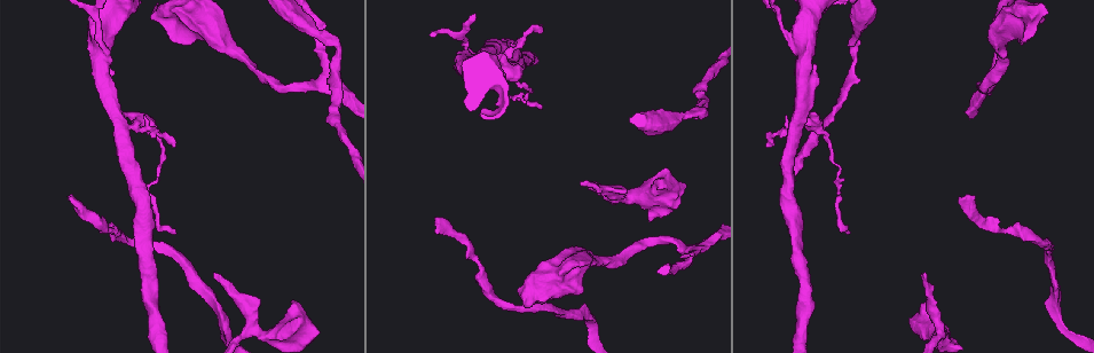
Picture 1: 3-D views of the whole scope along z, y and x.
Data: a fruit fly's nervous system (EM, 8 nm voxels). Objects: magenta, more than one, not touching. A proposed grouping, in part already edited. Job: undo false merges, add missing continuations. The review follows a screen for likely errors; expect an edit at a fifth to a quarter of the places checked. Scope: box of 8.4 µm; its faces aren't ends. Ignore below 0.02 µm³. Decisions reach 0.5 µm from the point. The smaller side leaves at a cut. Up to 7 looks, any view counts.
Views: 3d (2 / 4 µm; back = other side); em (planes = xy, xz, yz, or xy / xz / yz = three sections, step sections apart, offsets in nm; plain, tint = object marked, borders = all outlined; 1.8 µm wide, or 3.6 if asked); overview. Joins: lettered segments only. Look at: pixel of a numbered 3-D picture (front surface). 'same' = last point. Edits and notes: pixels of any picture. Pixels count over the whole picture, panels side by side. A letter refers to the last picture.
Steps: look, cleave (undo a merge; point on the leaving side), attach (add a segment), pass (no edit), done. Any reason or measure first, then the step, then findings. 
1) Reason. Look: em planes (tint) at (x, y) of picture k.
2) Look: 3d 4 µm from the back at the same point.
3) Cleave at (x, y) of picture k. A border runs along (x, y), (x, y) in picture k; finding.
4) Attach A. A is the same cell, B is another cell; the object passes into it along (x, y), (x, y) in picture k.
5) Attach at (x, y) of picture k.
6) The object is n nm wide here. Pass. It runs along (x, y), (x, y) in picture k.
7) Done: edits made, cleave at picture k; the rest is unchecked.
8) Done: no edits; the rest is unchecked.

An open end. Look: em 3.6 µm yz step 16 (borders) at (1023, 44) of picture 1.

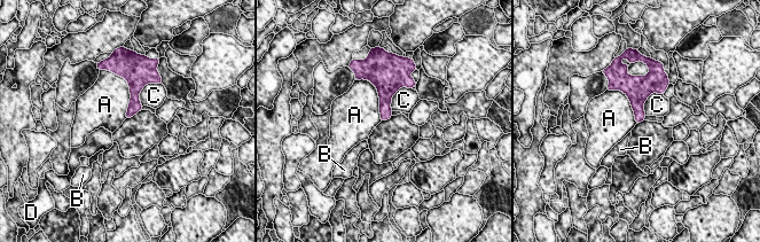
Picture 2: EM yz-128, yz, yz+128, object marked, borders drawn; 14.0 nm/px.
Cut it another way. Look: em 3.6 µm xy step 4 (borders) at the same point.

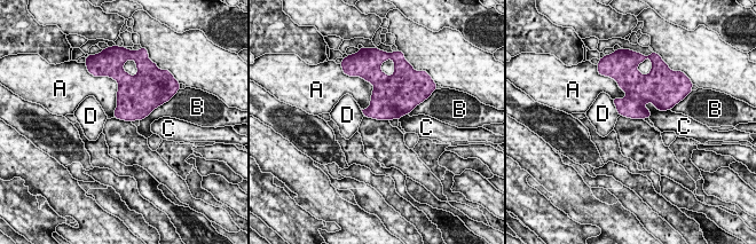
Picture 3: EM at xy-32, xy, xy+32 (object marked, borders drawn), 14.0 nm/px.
The longest contact is with A, 500 nm. Pass. A, B, C and D are other cells; a border runs along (117, 81), (115, 117) in picture 3; no lettered segment goes on from it.

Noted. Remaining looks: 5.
A fork. Look: em planes (tint) at (799, 117) of picture 1.

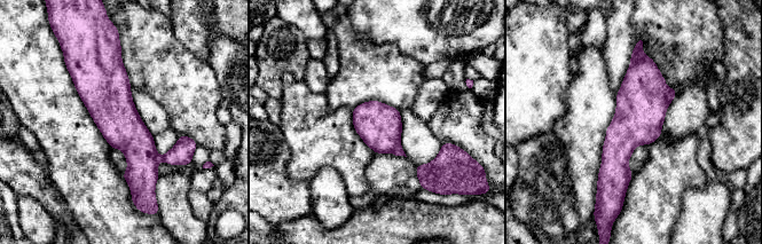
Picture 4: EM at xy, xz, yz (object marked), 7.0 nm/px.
Look: em planes (borders) at the same point.

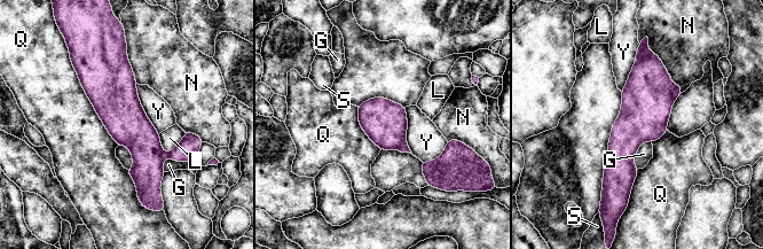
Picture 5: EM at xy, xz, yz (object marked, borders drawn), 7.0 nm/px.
Cleave at (676, 92) of picture 5. G, L, N, Q, S and Y are other cells; a border runs along (674, 87), (671, 93), (673, 101) in picture 5; two neurons meet here.

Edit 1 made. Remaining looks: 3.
Look: 3d 4 µm at (292, 300) of picture 1.

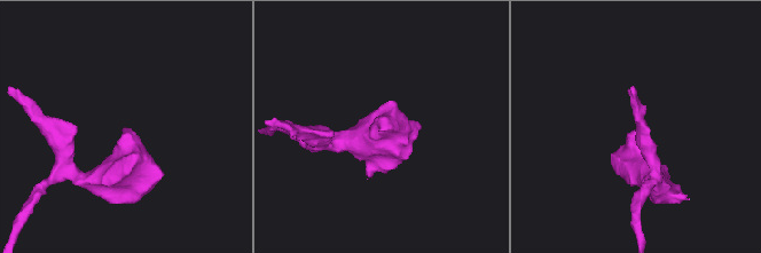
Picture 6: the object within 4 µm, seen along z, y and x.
Need the tissue. Look: em planes (borders) at (379, 131) of picture 6.

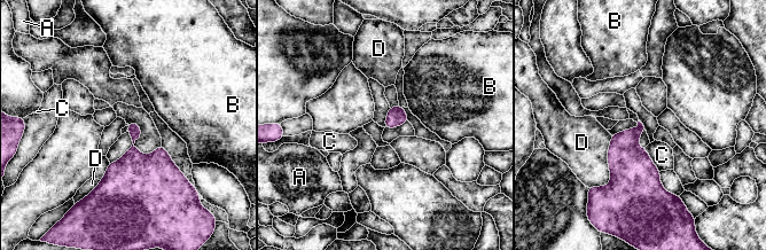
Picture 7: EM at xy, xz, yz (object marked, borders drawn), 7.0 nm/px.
The longest contact is with D, 400 nm. Pass. A, B, C and D are other cells; none of them fits.

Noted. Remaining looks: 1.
Done: edits made, cleave at picture 5; the rest is unchecked.

